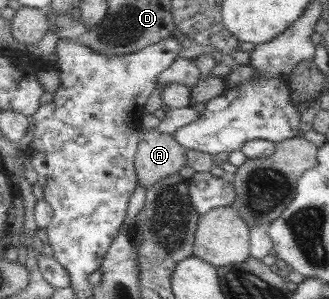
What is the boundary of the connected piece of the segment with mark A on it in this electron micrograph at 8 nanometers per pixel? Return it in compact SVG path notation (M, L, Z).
M151 129L142 132L136 155L138 182L148 189L159 179L175 175L187 166L188 149L169 132Z

